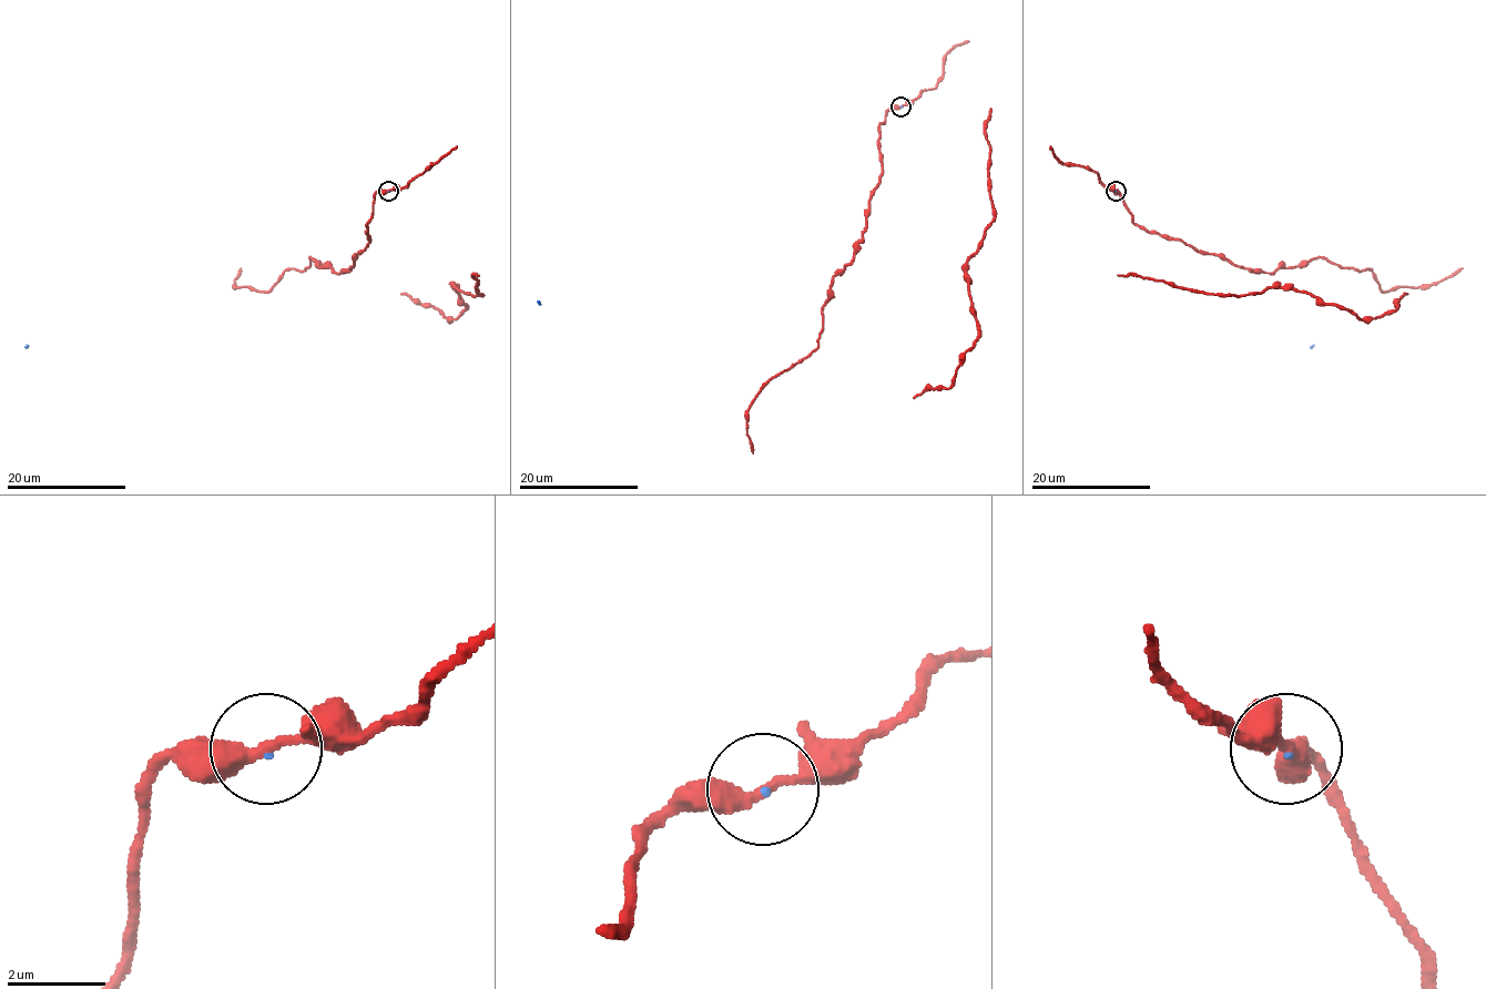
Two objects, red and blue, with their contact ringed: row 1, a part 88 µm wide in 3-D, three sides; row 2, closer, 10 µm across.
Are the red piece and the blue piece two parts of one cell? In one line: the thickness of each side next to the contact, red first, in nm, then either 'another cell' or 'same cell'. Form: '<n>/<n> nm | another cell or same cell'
280/50 nm | same cell

